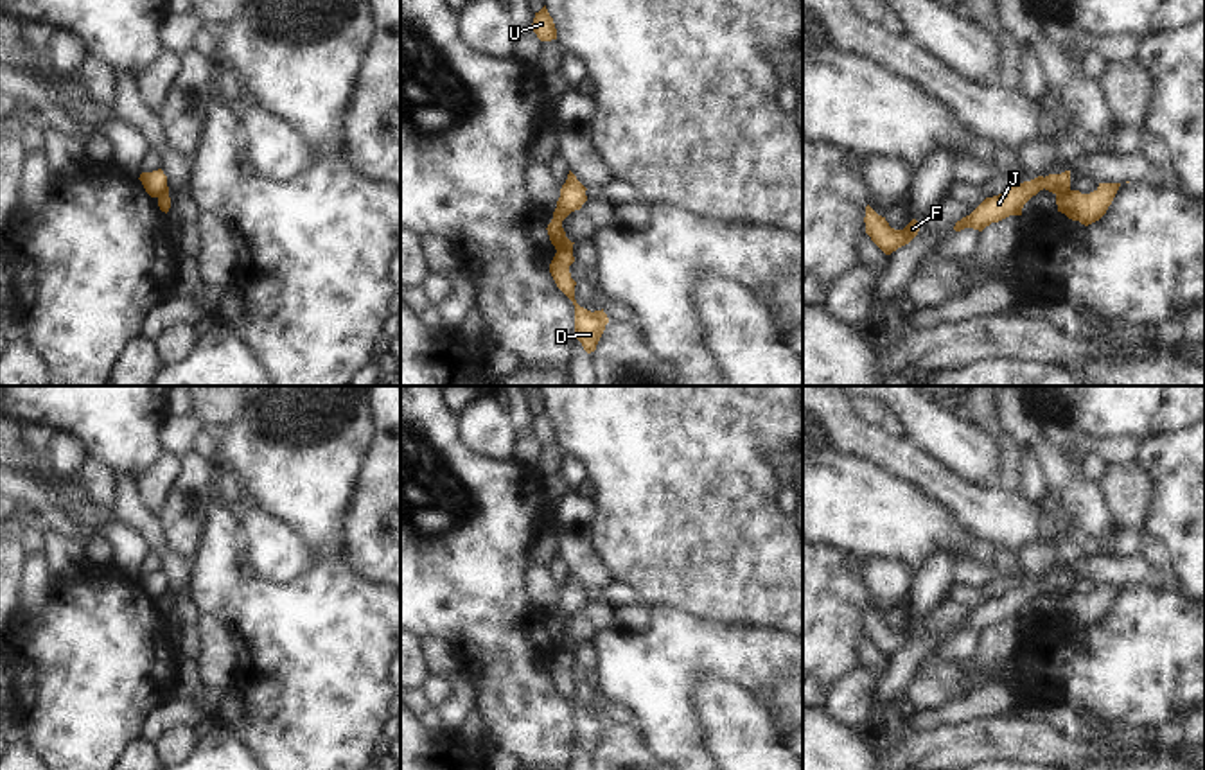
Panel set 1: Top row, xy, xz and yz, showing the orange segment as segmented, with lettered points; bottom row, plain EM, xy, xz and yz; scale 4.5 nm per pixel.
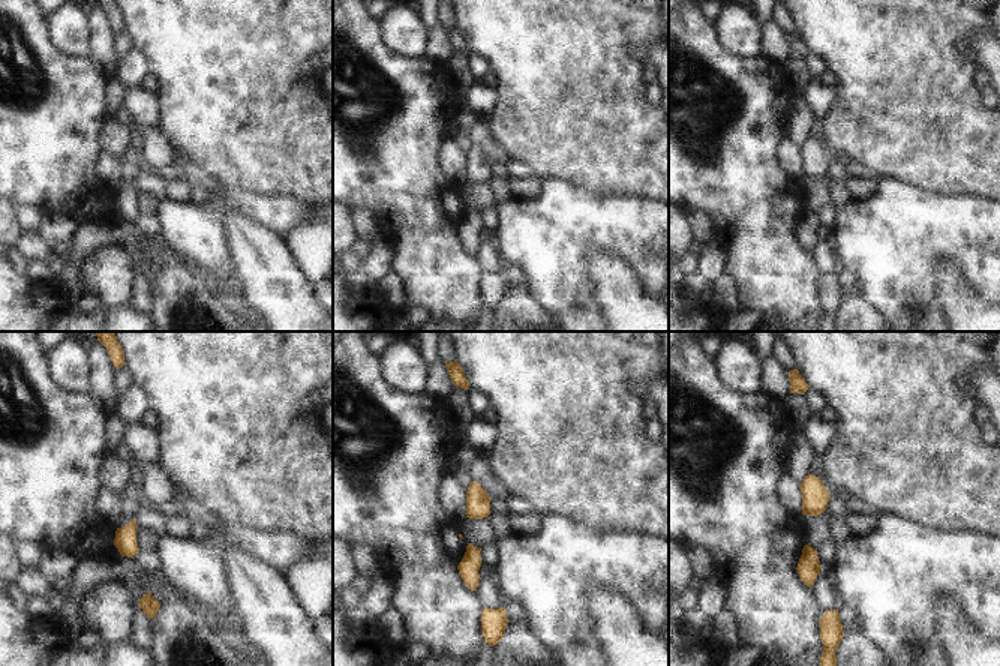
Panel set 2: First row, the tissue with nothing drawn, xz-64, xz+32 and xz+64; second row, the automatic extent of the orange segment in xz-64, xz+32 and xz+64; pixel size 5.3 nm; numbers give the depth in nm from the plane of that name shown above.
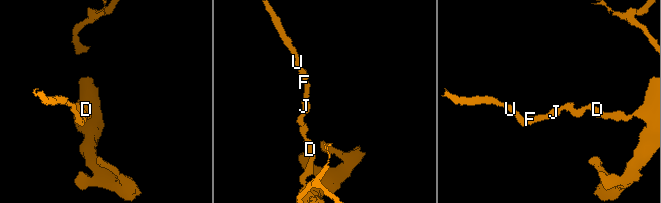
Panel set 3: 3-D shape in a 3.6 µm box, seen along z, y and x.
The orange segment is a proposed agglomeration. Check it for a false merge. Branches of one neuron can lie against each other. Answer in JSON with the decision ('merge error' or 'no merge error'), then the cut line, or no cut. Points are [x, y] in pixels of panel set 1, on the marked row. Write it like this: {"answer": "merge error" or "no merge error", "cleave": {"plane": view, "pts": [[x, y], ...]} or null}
{"answer": "merge error", "cleave": {"plane": "yz", "pts": [[1069, 189], [1056, 196]]}}

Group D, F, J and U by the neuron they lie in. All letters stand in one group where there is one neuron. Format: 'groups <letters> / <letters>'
groups D / F J U

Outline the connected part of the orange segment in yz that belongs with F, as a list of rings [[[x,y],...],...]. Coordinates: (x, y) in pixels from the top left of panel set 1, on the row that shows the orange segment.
[[[869,205],[866,206],[864,223],[866,233],[885,255],[909,244],[919,232],[916,219],[912,219],[903,230],[891,228],[885,217],[878,215]]]

